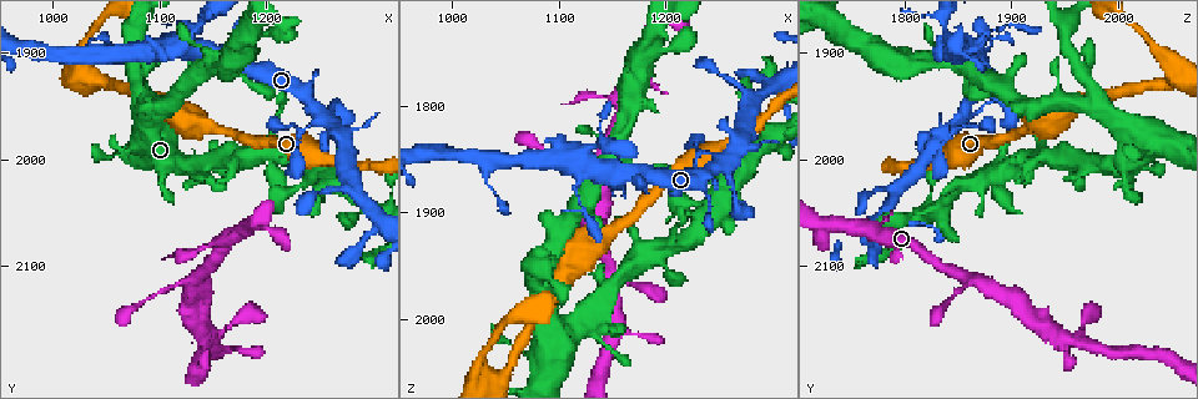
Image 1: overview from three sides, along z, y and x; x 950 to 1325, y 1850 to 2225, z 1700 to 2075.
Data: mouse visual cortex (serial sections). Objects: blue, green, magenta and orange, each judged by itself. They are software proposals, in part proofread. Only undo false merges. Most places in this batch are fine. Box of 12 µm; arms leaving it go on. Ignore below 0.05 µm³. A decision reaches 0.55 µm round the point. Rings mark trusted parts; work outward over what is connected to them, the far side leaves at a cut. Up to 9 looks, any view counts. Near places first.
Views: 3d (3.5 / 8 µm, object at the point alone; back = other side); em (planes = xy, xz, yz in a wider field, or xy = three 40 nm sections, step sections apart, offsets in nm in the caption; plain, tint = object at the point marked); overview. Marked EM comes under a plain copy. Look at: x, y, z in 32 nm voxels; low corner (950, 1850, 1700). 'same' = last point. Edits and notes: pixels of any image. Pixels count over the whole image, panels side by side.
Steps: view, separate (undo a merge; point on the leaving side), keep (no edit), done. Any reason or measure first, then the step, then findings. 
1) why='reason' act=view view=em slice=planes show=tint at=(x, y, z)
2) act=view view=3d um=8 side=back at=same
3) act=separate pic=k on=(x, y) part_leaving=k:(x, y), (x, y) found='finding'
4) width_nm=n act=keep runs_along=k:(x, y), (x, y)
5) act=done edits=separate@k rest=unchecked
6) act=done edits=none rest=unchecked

why='sharp bend' act=view view=3d um=3.5 at=(1234, 1974, 1844)

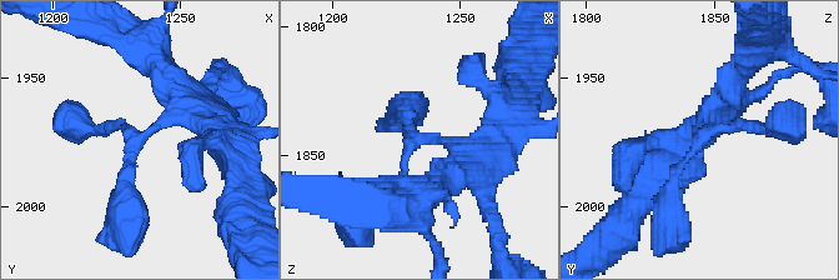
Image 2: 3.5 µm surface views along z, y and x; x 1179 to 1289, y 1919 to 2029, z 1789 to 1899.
why='now the EM' act=view view=em slice=planes show=tint at=(1235, 1971, 1845)

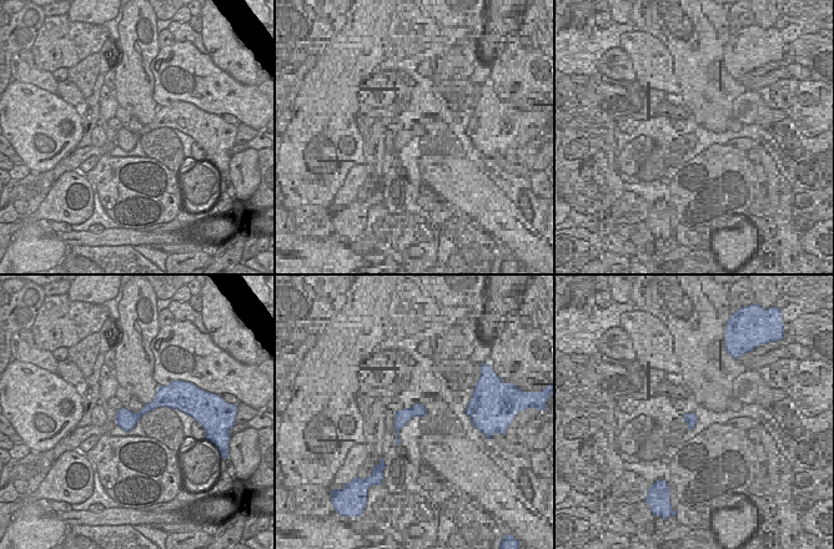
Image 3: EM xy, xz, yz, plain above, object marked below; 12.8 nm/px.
act=keep runs_along=2:(728, 96), (699, 124), (668, 208) found='continuous, no second cell'

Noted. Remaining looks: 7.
why='four arms meet' act=view view=3d um=3.5 at=(1302, 2048, 1830)

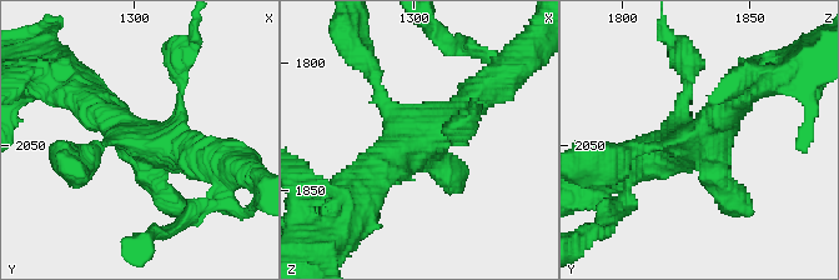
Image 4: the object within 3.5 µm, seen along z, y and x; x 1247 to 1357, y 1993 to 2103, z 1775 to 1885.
act=view view=em slice=planes show=tint at=(1301, 2049, 1830)

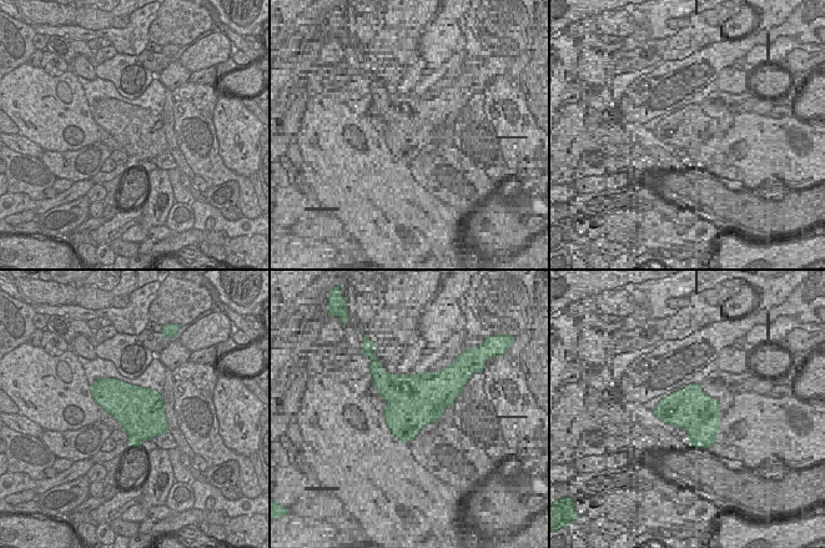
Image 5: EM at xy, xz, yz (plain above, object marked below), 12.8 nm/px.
act=keep runs_along=4:(361, 183), (476, 93) found='one cell here'

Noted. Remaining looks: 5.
why='thick turns thin' act=view view=3d um=3.5 at=(1104, 1952, 1912)

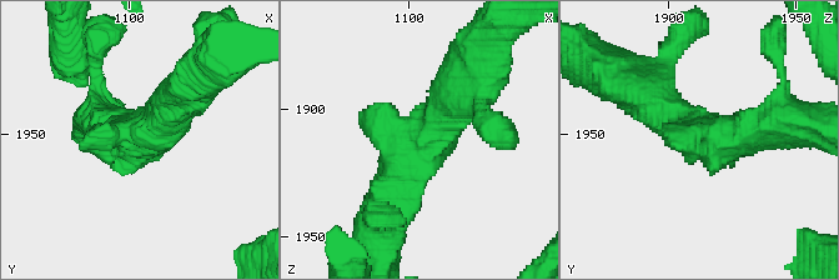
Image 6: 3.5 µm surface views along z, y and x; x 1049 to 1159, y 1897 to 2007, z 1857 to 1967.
act=view view=em slice=xy step=5 show=tint at=(1106, 1951, 1912)

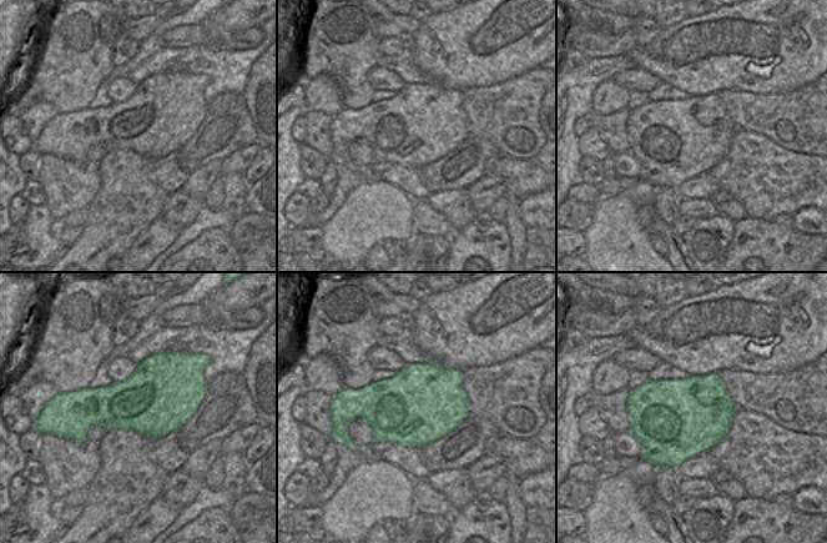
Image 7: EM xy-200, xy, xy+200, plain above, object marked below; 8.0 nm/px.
act=keep runs_along=6:(383, 210), (465, 88) found='one cell here'

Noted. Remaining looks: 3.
act=view view=3d um=3.5 at=(1046, 1928, 2052)

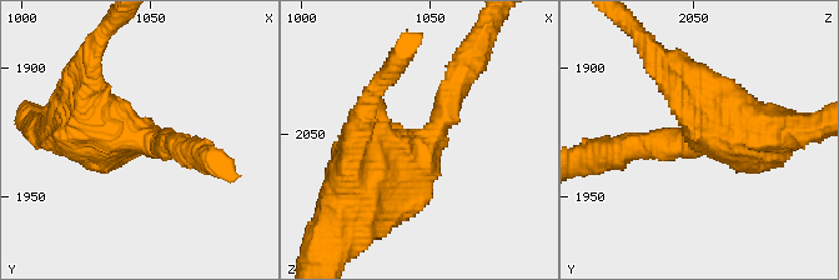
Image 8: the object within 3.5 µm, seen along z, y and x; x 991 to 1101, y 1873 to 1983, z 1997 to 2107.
act=view view=em slice=planes show=tint at=(1046, 1926, 2054)

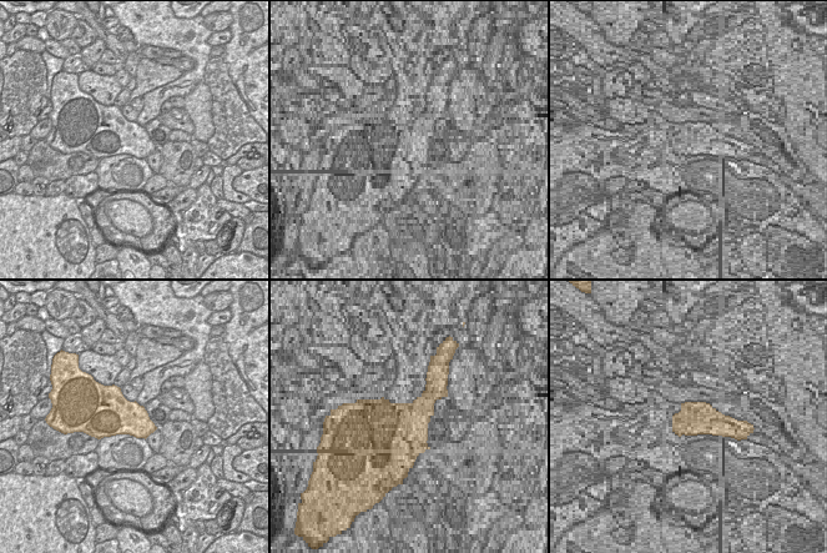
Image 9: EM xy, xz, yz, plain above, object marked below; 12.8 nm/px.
act=keep runs_along=8:(460, 75), (413, 151), (363, 133) found='continuous, no second cell'

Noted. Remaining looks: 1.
act=done edits=none rest=unchecked

